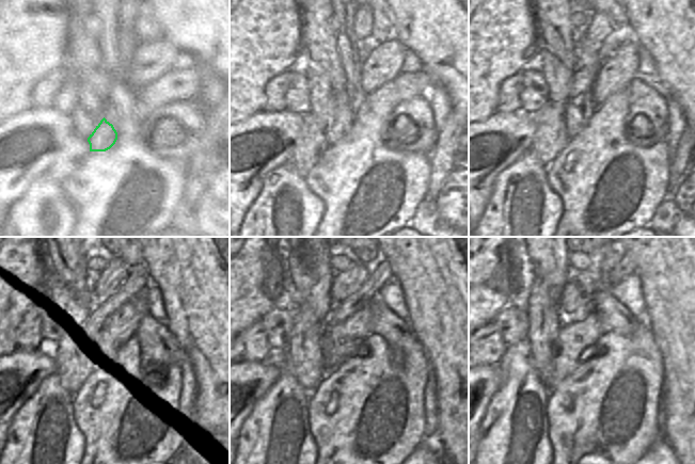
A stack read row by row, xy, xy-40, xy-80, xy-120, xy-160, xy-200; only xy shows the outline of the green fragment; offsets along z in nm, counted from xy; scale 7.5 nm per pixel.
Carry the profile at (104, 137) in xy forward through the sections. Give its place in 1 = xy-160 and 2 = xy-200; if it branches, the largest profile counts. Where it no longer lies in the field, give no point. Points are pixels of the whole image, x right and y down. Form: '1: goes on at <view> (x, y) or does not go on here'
1: goes on at xy-160 (380, 272)
2: goes on at xy-200 (627, 266)

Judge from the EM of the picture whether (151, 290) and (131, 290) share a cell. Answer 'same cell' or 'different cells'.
different cells

